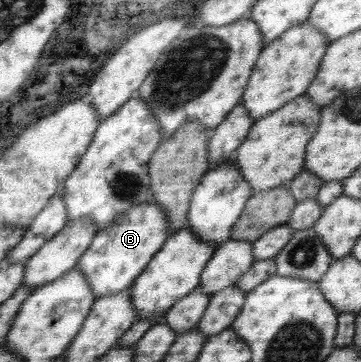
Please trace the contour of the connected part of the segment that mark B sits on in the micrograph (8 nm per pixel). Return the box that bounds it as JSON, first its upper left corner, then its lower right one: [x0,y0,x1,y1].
[79,200,167,298]

